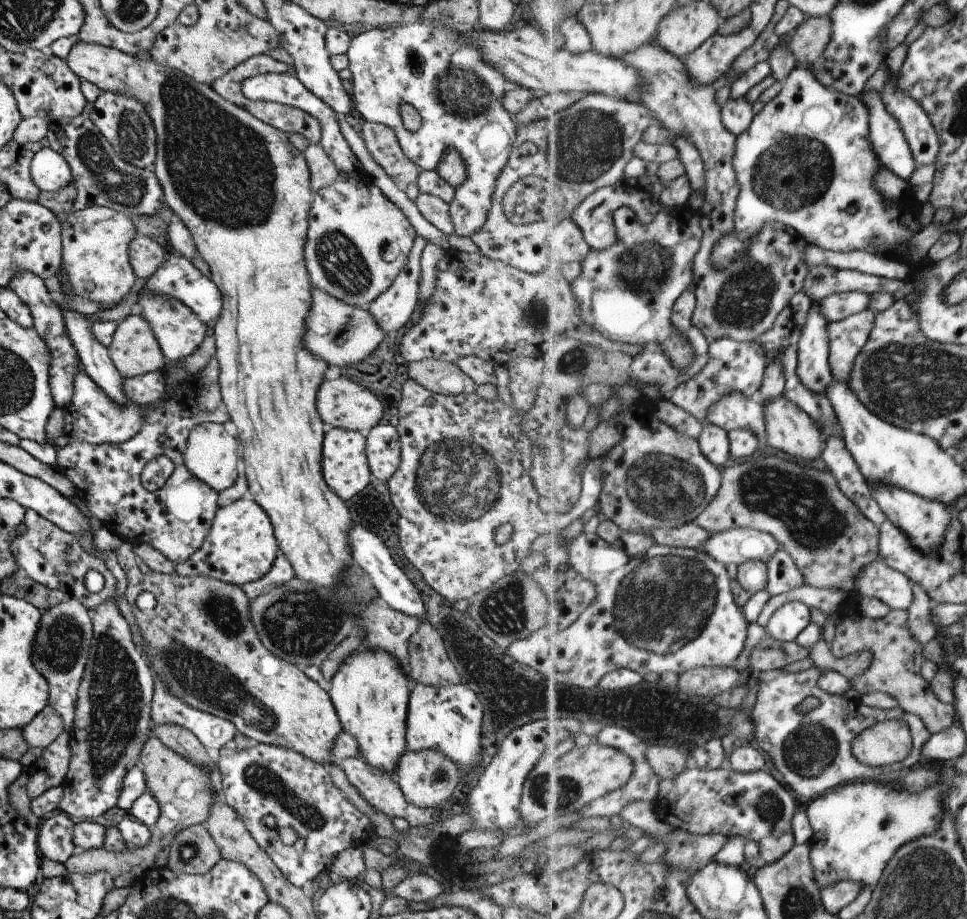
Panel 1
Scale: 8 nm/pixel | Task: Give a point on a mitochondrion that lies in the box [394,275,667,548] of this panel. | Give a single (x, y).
(456, 481)

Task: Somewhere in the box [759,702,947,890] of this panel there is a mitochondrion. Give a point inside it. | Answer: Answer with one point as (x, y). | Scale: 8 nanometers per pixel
(810, 750)

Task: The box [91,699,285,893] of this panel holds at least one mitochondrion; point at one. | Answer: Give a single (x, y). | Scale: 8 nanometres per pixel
(189, 849)

